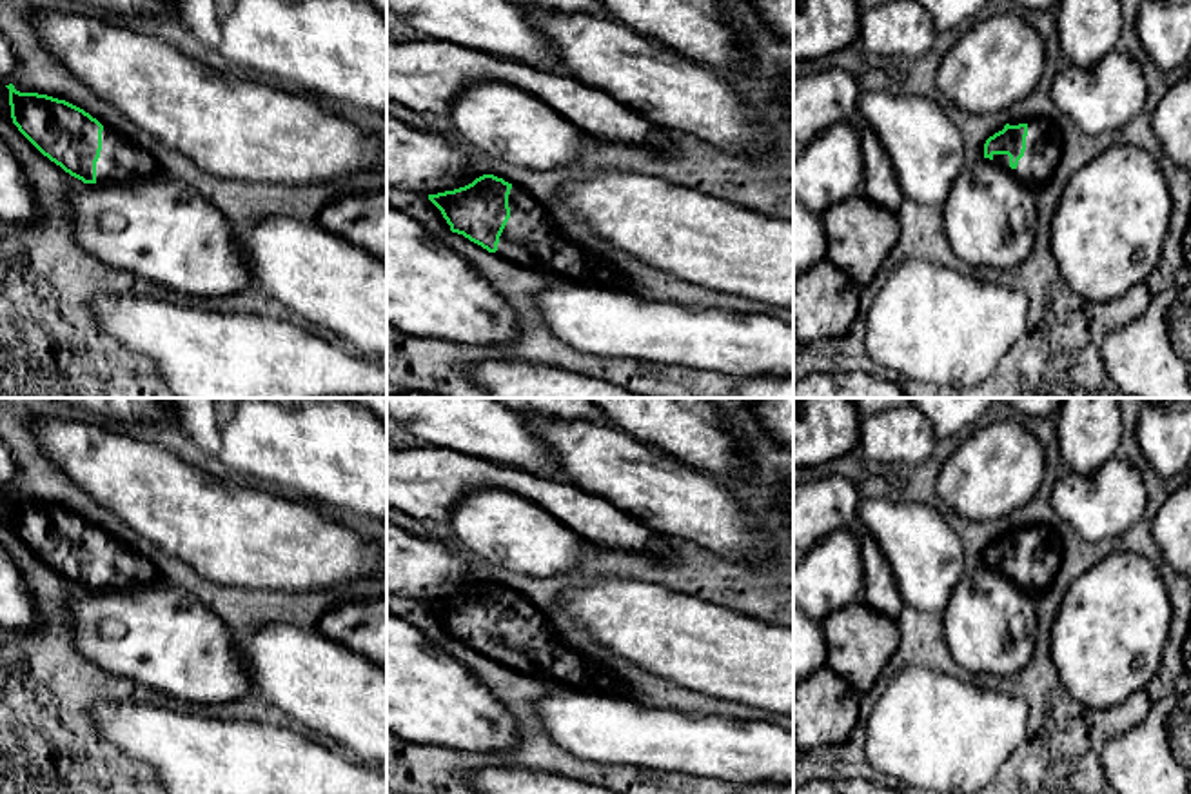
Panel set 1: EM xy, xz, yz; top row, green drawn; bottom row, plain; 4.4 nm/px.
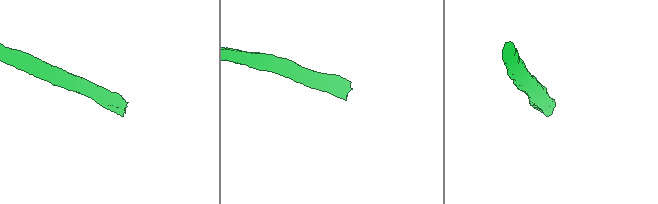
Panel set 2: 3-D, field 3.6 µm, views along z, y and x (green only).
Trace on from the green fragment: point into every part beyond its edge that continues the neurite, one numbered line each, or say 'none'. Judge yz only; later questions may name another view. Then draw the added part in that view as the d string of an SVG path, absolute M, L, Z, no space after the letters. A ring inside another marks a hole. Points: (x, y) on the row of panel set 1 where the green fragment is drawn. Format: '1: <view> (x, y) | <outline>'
1: yz (1044, 144) | M1035 118L1028 122L1026 151L1015 169L1008 154L993 154L993 162L1011 171L1029 189L1038 191L1057 171L1062 158L1064 140L1051 120Z

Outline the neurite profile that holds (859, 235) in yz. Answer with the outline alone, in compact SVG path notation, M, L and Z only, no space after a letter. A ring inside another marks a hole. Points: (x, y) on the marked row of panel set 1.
M861 193L830 205L821 218L826 258L859 287L873 282L899 240L897 214Z

